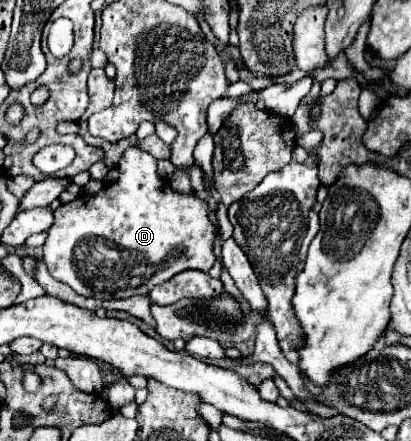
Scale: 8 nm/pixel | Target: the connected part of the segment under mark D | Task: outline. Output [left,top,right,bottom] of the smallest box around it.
[43,146,217,300]

